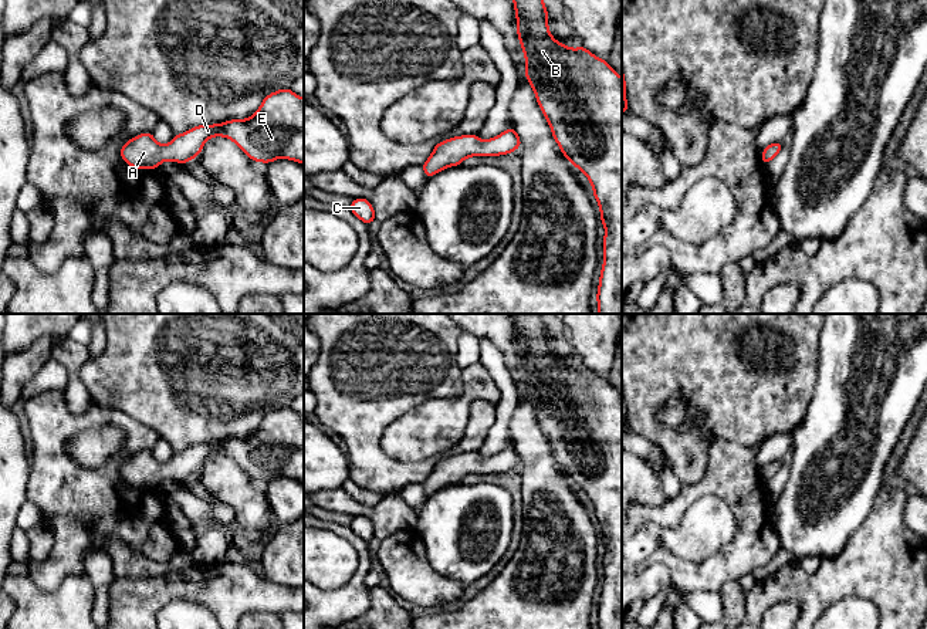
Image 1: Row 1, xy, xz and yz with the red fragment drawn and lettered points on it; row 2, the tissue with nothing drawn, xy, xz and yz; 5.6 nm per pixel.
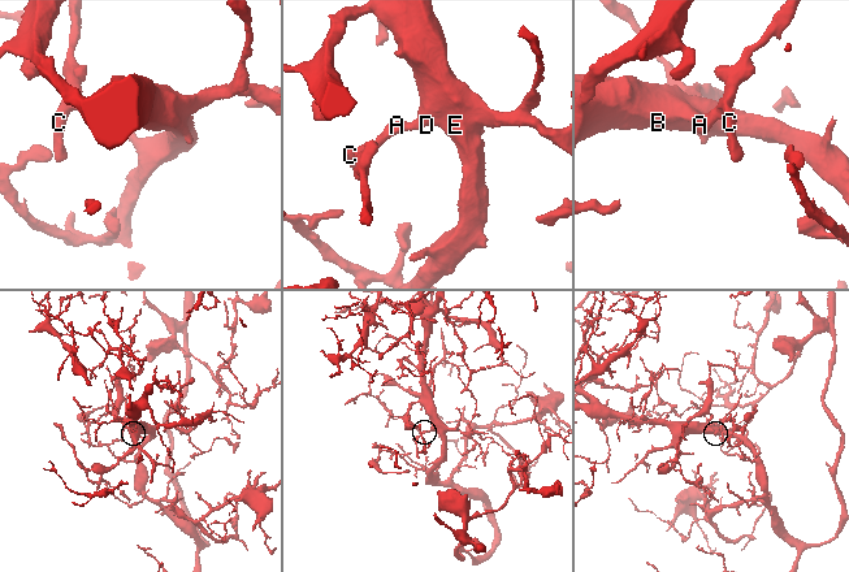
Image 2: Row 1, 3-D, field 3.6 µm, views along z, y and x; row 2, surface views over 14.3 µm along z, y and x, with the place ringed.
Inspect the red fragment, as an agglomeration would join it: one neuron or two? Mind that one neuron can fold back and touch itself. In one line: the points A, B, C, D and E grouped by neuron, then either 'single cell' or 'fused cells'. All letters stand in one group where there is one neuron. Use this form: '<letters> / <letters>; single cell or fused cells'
A B C D E; single cell

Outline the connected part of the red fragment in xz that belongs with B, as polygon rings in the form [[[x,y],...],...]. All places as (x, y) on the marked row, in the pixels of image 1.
[[[544,0],[512,1],[517,16],[517,33],[525,55],[525,78],[534,89],[537,102],[562,155],[586,175],[599,203],[600,220],[606,233],[602,240],[605,256],[596,295],[598,312],[622,314],[622,78],[608,61],[593,55],[582,44],[574,50],[558,43],[548,30],[548,11]]]

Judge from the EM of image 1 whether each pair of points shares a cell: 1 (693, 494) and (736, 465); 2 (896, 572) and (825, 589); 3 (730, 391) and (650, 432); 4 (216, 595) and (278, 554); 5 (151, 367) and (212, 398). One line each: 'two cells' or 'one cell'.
1: one cell
2: one cell
3: one cell
4: two cells
5: one cell

